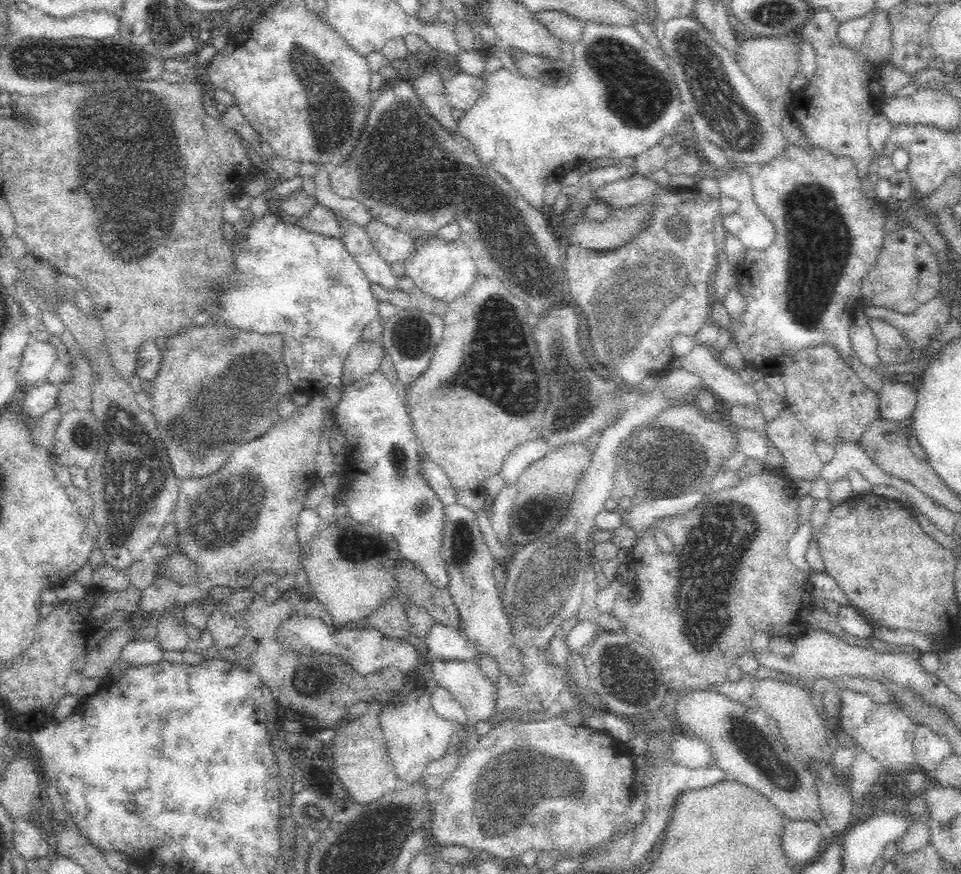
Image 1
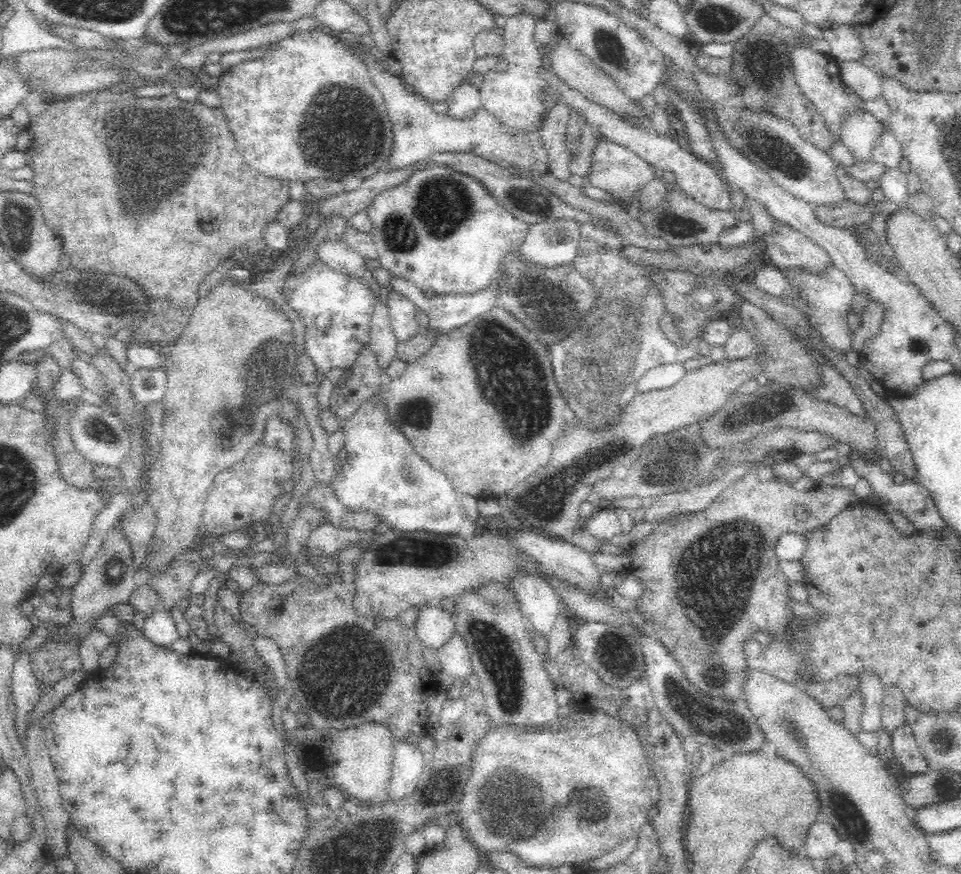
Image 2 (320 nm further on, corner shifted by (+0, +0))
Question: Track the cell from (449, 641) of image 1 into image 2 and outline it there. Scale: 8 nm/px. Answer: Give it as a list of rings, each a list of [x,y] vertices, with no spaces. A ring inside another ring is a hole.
[[[438,604],[420,607],[415,627],[417,638],[423,642],[429,654],[442,648],[455,636],[451,613],[441,609]]]

